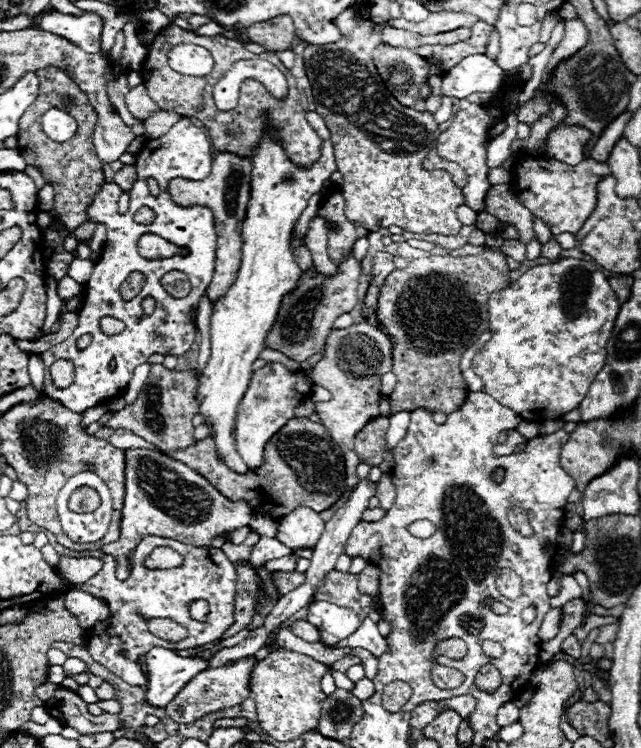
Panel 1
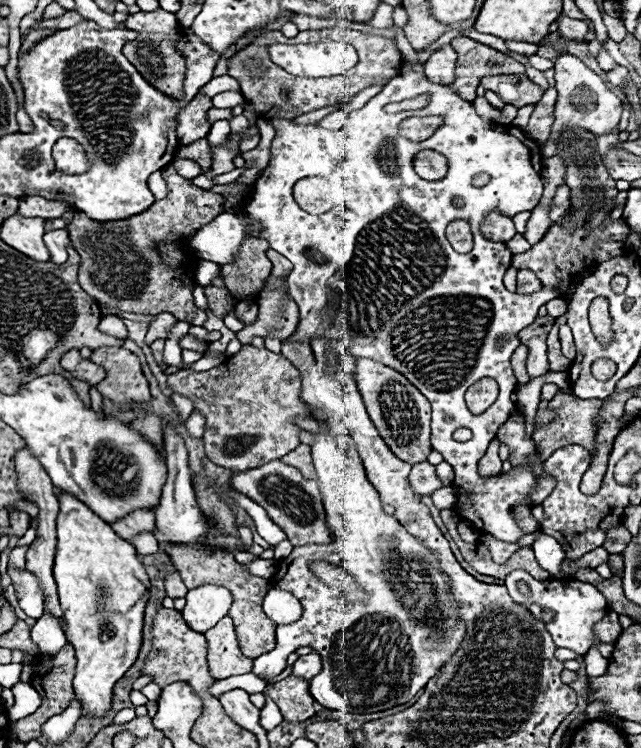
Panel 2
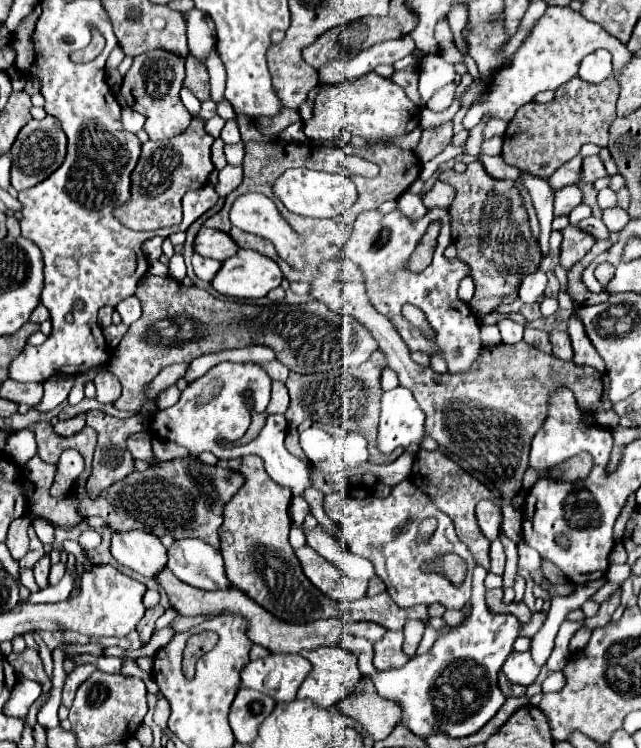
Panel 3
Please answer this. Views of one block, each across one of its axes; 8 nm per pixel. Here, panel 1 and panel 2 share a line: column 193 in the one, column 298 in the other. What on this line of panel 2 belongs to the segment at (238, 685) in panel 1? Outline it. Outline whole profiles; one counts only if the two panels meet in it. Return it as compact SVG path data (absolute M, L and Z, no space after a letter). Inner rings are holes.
M288 676L270 684L266 694L278 704L286 722L304 722L316 714L316 700L308 692L308 680Z

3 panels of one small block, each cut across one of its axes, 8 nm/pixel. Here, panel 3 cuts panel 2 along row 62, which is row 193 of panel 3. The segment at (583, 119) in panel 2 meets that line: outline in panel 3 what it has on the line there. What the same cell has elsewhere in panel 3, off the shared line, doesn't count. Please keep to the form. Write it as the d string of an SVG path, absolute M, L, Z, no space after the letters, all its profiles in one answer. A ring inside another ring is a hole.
M570 184L570 186L564 186L562 190L556 192L556 200L554 200L554 216L560 216L560 214L568 214L574 206L582 204L582 190L576 186L576 184Z

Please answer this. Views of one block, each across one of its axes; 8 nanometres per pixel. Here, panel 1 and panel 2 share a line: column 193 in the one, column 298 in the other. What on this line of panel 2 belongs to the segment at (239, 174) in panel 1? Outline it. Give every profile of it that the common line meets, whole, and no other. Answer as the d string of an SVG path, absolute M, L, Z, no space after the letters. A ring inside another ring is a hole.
M308 176L304 180L298 180L298 184L294 186L294 198L298 206L310 214L324 214L334 206L328 182L320 176Z

